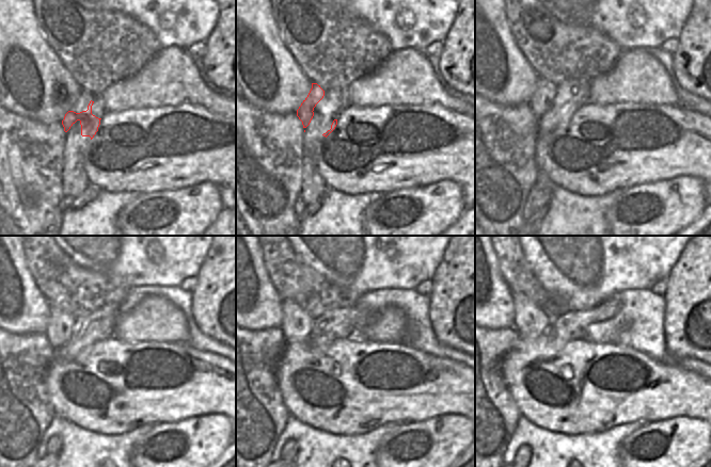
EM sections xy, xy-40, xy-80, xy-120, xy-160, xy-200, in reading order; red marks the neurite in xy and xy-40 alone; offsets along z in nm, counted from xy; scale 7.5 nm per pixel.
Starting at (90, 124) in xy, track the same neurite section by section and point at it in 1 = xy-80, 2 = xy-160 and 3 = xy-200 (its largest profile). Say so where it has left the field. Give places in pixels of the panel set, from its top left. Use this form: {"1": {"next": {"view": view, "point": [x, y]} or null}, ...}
{"1": {"next": {"view": "xy-80", "point": [541, 101]}}, "2": {"next": {"view": "xy-160", "point": [297, 325]}}, "3": {"next": {"view": "xy-200", "point": [531, 322]}}}

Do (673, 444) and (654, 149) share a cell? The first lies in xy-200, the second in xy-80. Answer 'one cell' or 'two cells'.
two cells

